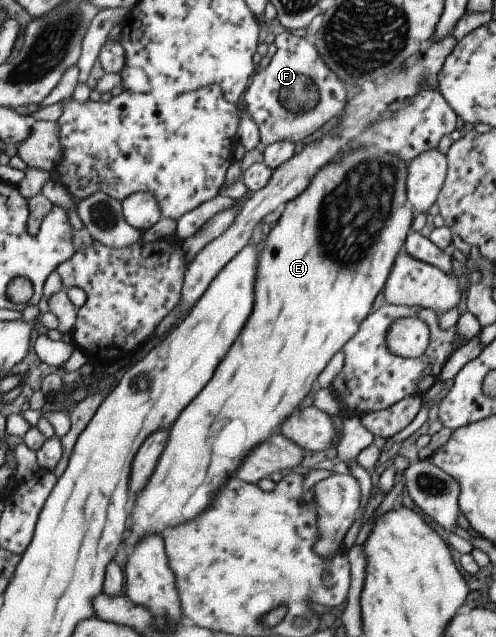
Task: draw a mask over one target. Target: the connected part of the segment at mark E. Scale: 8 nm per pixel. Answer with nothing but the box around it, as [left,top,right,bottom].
[131,148,414,542]

